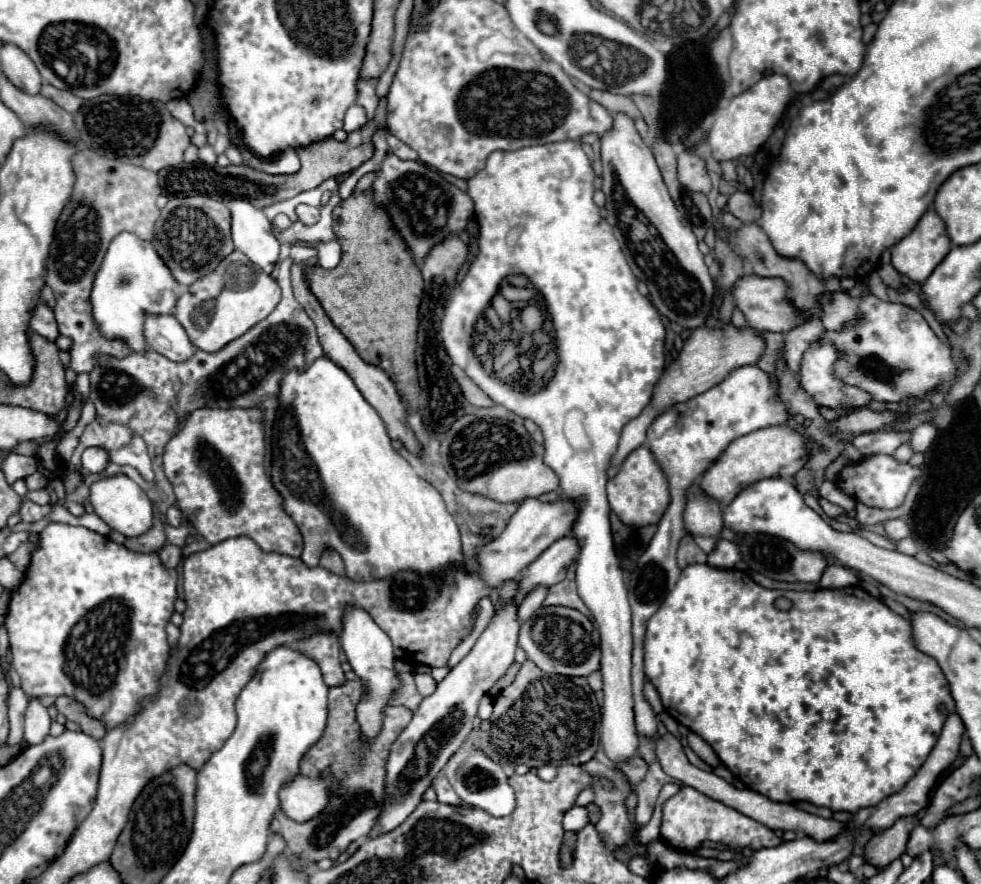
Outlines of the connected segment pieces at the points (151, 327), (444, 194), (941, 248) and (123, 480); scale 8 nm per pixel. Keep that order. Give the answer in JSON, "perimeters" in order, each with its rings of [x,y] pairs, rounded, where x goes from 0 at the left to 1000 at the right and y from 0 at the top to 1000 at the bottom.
{"perimeters":[[[[150,357],[148,382],[152,391],[176,410],[189,410],[199,400],[191,376],[176,357]]],[[[397,172],[382,197],[384,201],[378,208],[380,229],[394,240],[403,262],[415,276],[425,301],[429,301],[439,281],[450,276],[456,267],[470,267],[484,240],[482,226],[476,217],[470,217],[466,210],[458,208],[448,195],[433,188],[431,183],[411,183]]],[[[943,240],[943,244],[937,249],[937,253],[931,258],[929,265],[925,265],[920,271],[916,271],[910,281],[908,281],[908,299],[910,303],[925,312],[927,317],[931,319],[937,319],[941,321],[947,310],[953,305],[953,301],[965,290],[965,285],[969,283],[969,274],[965,269],[965,262],[963,262],[963,253],[961,249],[951,240]]],[[[125,536],[97,545],[93,550],[93,570],[97,575],[97,581],[113,600],[123,602],[129,609],[140,609],[156,595],[156,570],[154,570],[154,566],[134,541],[129,541]]]]}

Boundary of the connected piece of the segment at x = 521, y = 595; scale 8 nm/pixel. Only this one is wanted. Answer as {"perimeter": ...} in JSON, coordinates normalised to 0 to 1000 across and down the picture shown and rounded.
{"perimeter":[[[576,606],[566,615],[562,615],[547,633],[543,633],[533,645],[533,652],[527,656],[527,672],[523,676],[523,683],[529,686],[535,679],[535,674],[547,663],[562,665],[564,661],[572,658],[576,654],[578,640],[586,631],[588,631],[588,613],[584,611],[584,606]]]}

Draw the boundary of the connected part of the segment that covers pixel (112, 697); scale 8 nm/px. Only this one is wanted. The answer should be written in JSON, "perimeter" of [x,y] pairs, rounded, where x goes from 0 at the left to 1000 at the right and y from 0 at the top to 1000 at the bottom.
{"perimeter":[[[50,590],[40,602],[38,620],[32,627],[32,638],[25,647],[25,654],[17,667],[13,667],[9,679],[9,692],[5,699],[5,710],[9,719],[9,735],[11,735],[11,751],[15,760],[21,767],[21,778],[30,790],[46,790],[46,787],[70,787],[78,794],[83,794],[89,803],[89,808],[101,817],[109,826],[115,826],[123,819],[127,819],[134,810],[142,808],[146,803],[146,792],[158,790],[164,781],[164,762],[172,747],[172,729],[170,729],[170,706],[174,704],[174,697],[178,692],[178,679],[180,679],[180,647],[170,645],[164,640],[164,633],[160,627],[140,627],[129,622],[125,615],[117,615],[115,611],[109,611],[107,606],[89,600],[87,595],[70,595],[60,590]]]}

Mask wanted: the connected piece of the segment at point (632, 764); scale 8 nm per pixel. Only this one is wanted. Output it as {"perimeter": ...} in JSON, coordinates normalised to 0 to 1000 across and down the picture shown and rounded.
{"perimeter":[[[643,855],[643,857],[637,860],[637,862],[629,862],[629,869],[635,871],[635,876],[641,880],[645,896],[649,896],[651,885],[655,882],[655,878],[657,878],[660,871],[662,871],[660,864],[657,864],[657,860],[655,860],[653,855]]]}

